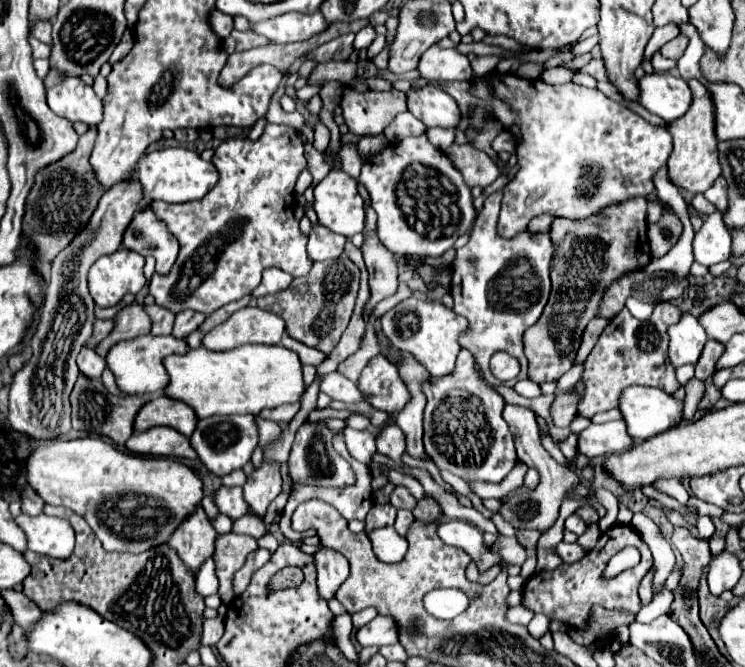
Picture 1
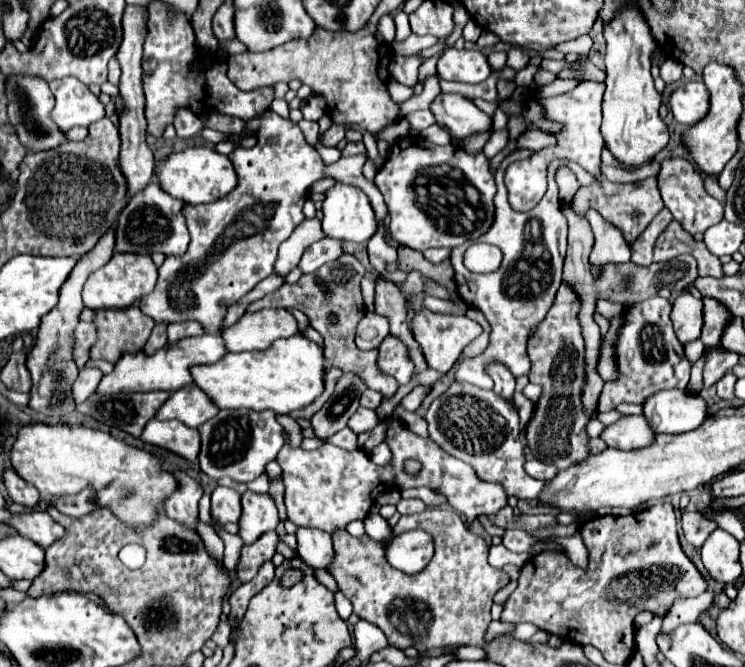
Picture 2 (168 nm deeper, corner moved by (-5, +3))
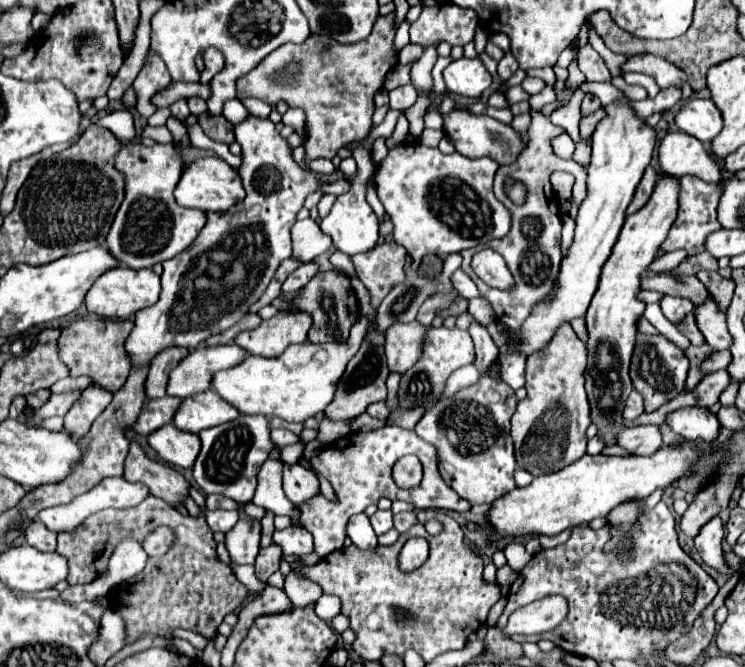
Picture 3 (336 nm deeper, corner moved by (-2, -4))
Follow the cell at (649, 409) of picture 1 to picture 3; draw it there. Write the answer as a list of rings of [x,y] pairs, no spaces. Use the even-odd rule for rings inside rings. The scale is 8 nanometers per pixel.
[[[690,407],[678,409],[666,417],[670,429],[688,441],[702,441],[706,445],[714,443],[720,433],[720,423],[710,409]]]

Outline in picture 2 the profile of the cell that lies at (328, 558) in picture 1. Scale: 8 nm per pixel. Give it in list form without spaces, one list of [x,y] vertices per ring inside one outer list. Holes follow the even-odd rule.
[[[299,528],[297,530],[297,554],[313,568],[317,570],[329,570],[329,566],[335,560],[335,550],[331,536],[323,530],[309,530],[309,528]]]

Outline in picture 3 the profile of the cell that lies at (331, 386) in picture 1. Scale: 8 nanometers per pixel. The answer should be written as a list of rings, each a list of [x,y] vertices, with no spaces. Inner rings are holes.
[[[372,403],[368,409],[366,409],[368,415],[376,417],[376,419],[388,419],[390,417],[390,407],[386,403]]]

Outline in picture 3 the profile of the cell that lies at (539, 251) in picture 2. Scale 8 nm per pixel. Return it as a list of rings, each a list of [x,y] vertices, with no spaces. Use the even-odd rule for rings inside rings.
[[[546,85],[538,95],[532,95],[530,97],[530,105],[532,105],[532,123],[528,127],[528,149],[524,149],[522,157],[518,157],[518,161],[514,165],[504,165],[498,169],[496,173],[496,179],[494,179],[494,195],[498,197],[498,201],[502,201],[510,211],[512,211],[512,227],[508,231],[506,237],[498,239],[498,241],[490,241],[486,245],[480,245],[480,247],[474,247],[474,249],[466,249],[462,251],[462,269],[472,277],[472,281],[478,285],[480,293],[490,301],[490,305],[494,307],[496,311],[496,317],[510,329],[510,331],[518,331],[518,325],[530,315],[530,305],[534,305],[534,301],[538,301],[538,297],[544,297],[552,285],[554,285],[554,277],[558,275],[558,265],[562,261],[562,251],[560,251],[560,231],[562,231],[562,219],[558,215],[558,205],[554,201],[554,195],[552,195],[552,187],[550,187],[550,175],[554,171],[568,171],[573,173],[575,178],[575,184],[573,186],[573,198],[574,201],[580,205],[586,197],[586,179],[587,172],[578,165],[575,161],[564,161],[560,157],[554,155],[554,149],[552,149],[552,139],[556,135],[562,135],[564,129],[562,127],[556,127],[552,125],[544,115],[540,115],[538,109],[542,109],[542,105],[546,101],[552,101],[556,99],[556,91],[552,85]],[[506,177],[508,179],[514,179],[518,183],[522,183],[526,187],[526,205],[516,205],[512,203],[512,199],[508,199],[506,191],[504,191],[504,185],[506,185]],[[482,247],[490,247],[494,251],[498,251],[508,269],[512,271],[514,275],[514,281],[516,281],[516,289],[512,291],[500,291],[500,289],[492,289],[488,287],[482,279],[478,279],[476,273],[472,273],[472,267],[470,267],[470,261],[472,261],[472,255],[478,253]]]

